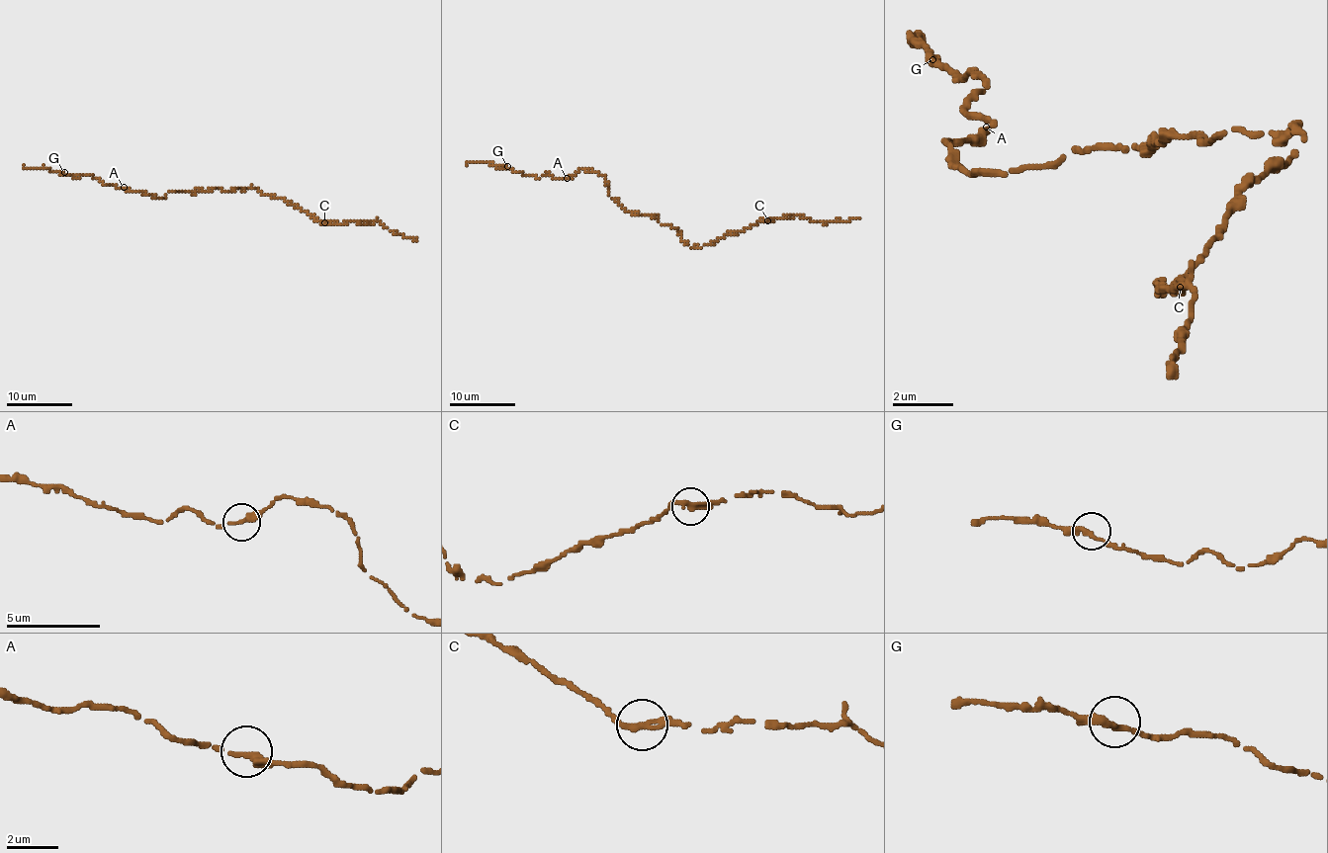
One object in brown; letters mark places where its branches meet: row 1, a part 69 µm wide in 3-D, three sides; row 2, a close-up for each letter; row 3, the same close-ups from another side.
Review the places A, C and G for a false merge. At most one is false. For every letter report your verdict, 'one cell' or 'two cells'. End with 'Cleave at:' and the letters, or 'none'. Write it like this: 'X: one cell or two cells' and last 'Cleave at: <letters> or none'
A: one cell
C: one cell
G: one cell
Cleave at: none

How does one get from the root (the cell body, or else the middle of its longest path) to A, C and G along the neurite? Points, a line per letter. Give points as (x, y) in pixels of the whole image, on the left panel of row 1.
A: (220, 189), (168, 192), (163, 197), (155, 197), (124, 187)
C: (220, 189), (254, 187), (267, 196), (285, 199), (320, 221), (325, 221)
G: (220, 189), (168, 192), (163, 197), (155, 197), (141, 191), (107, 186), (90, 176), (69, 176), (64, 172)

